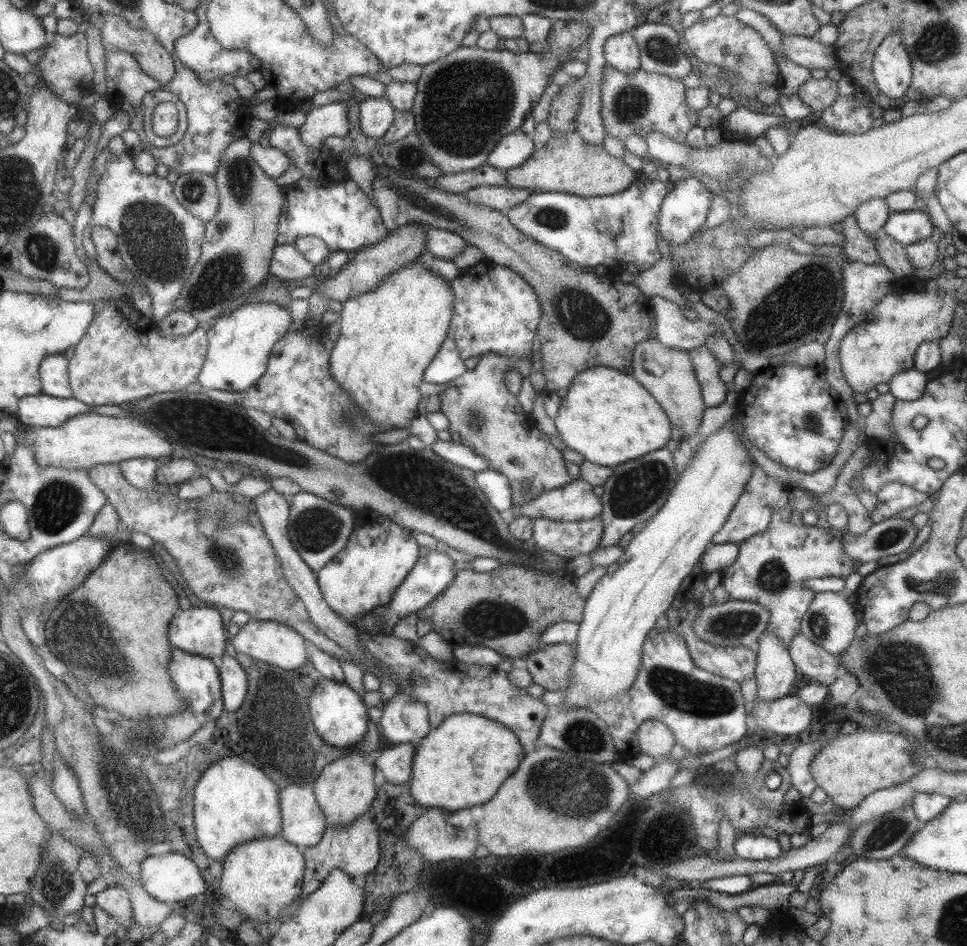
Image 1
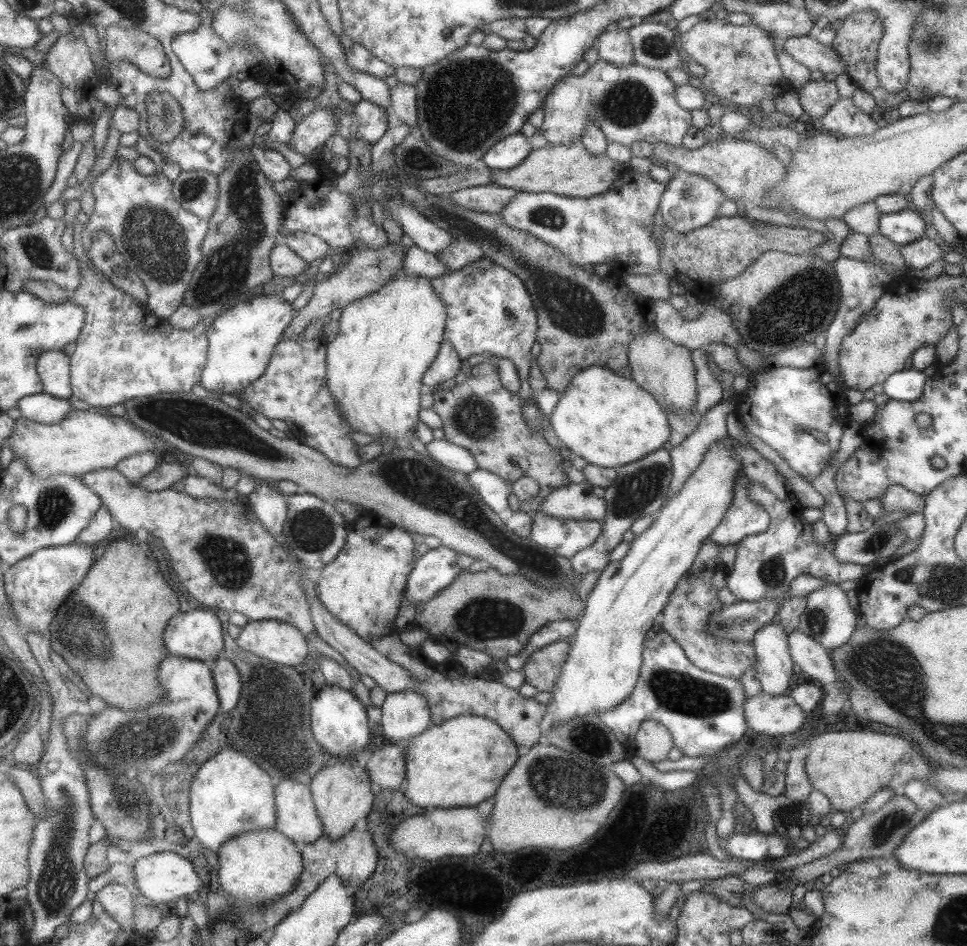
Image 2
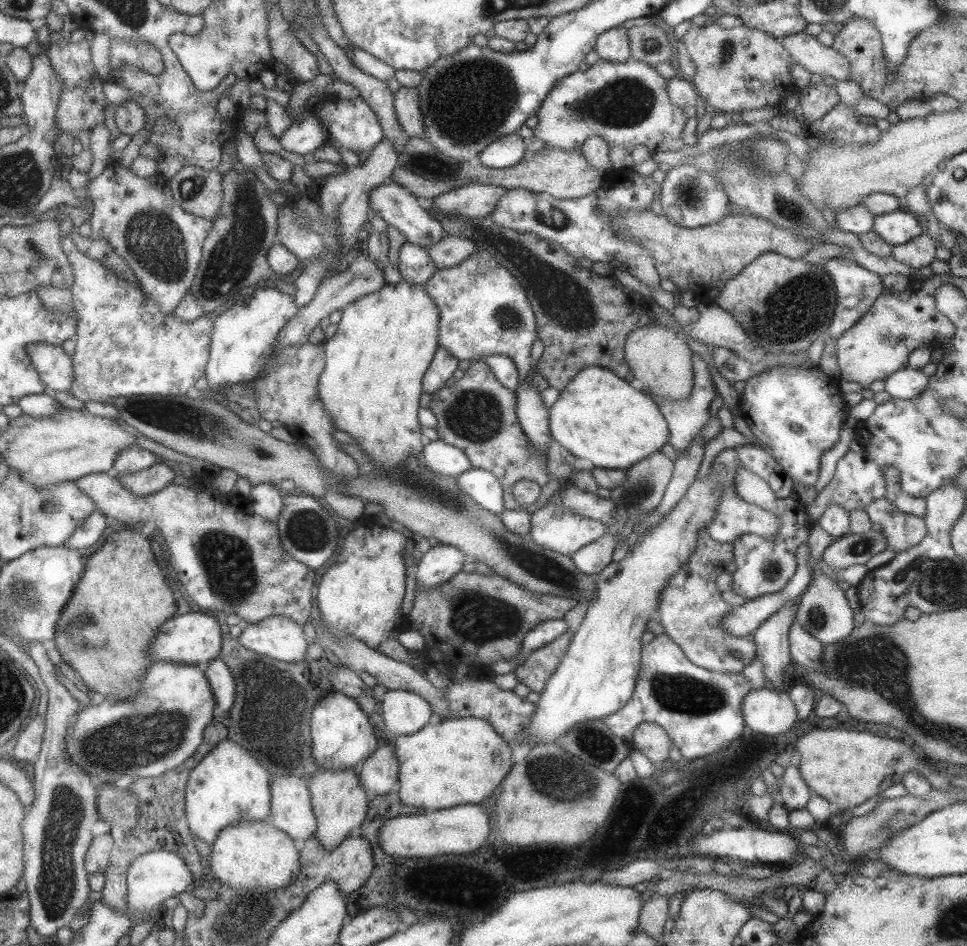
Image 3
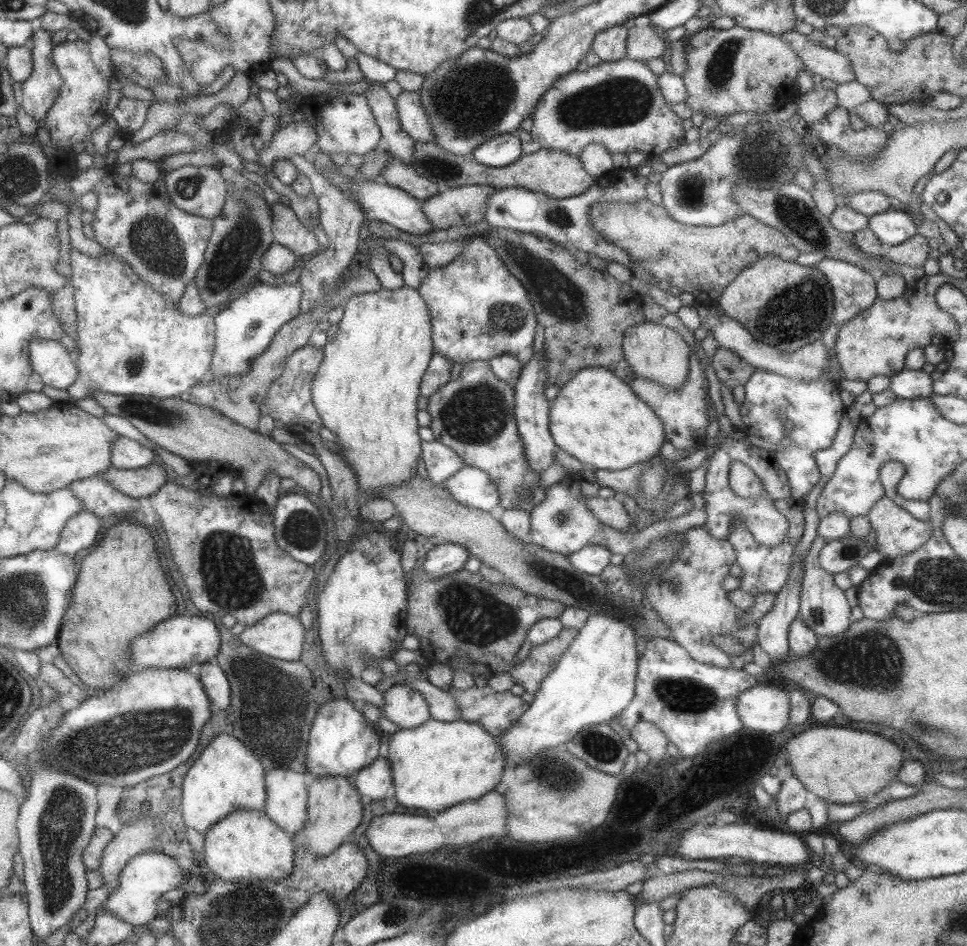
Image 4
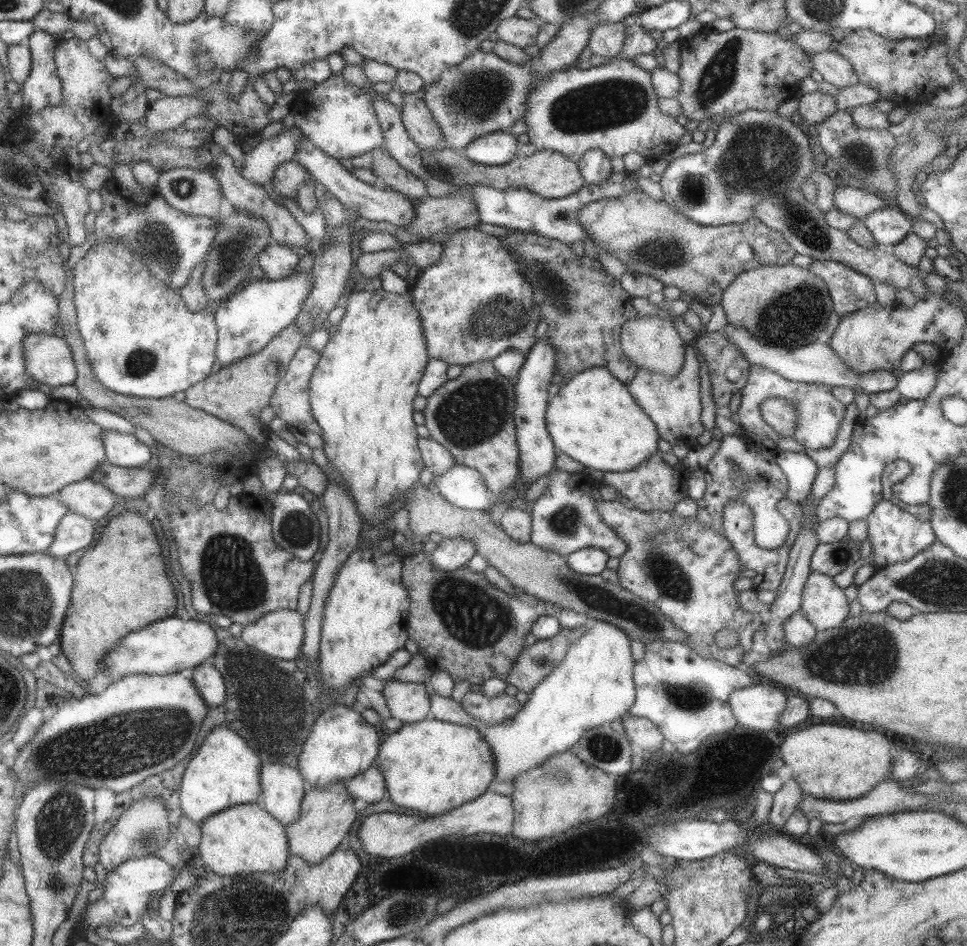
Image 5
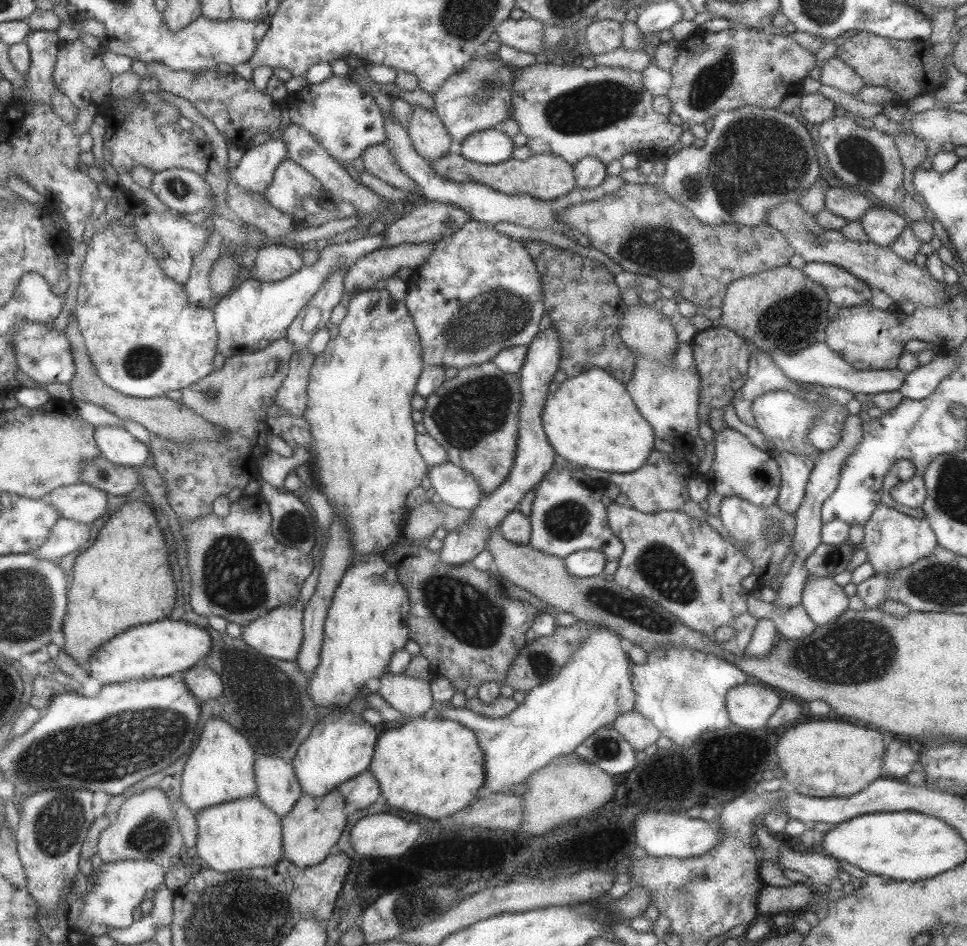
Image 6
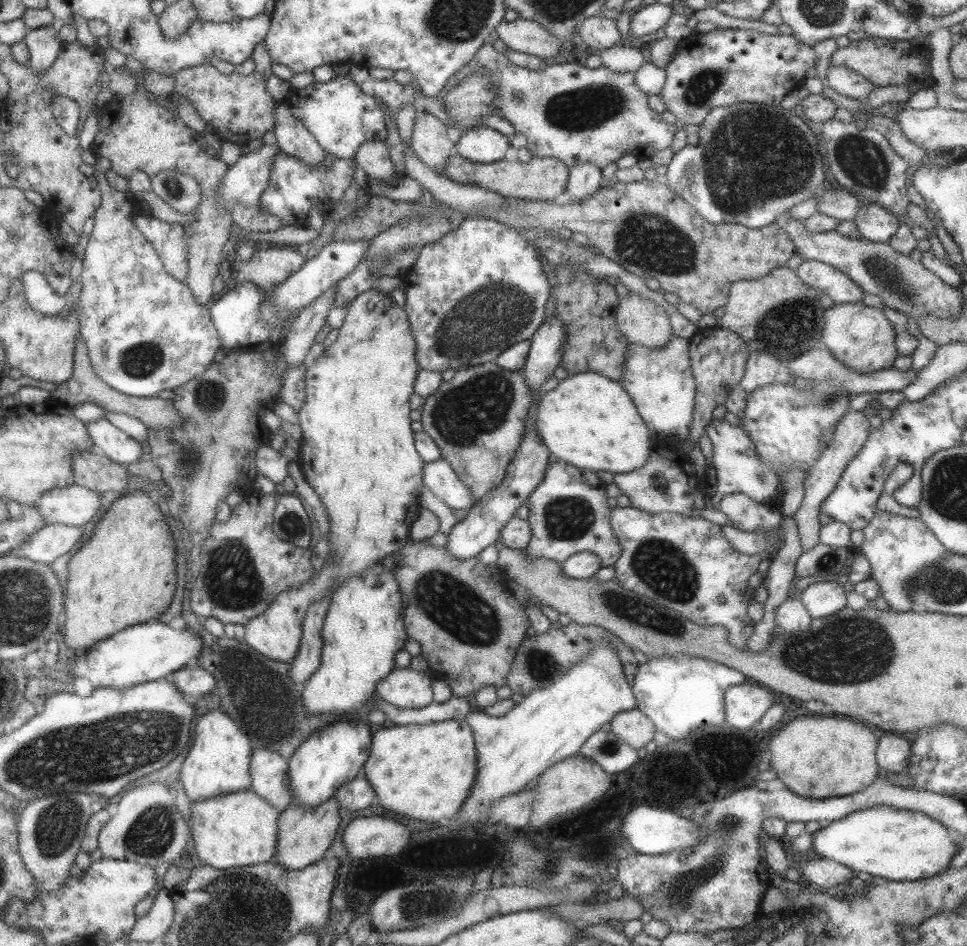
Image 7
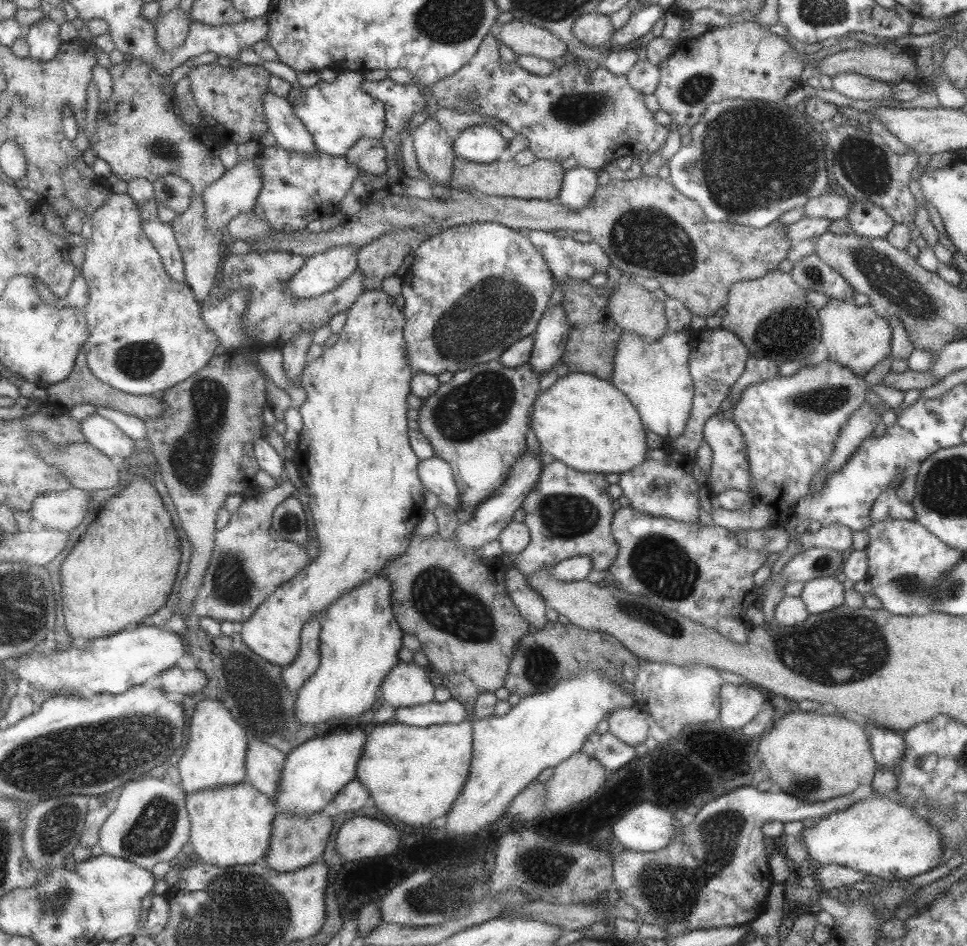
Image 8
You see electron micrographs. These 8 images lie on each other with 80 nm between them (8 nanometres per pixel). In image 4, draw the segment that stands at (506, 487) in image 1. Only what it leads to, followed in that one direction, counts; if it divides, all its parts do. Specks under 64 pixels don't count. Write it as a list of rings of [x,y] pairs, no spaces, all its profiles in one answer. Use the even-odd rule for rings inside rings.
[[[463,465],[442,483],[459,504],[489,512],[499,504],[496,486],[489,475],[475,467]]]

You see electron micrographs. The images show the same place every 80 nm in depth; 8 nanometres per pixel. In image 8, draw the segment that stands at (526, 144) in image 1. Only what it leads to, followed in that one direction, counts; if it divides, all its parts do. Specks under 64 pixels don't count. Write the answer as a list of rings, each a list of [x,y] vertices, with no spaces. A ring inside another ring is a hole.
[[[489,124],[469,126],[452,140],[454,155],[473,163],[497,161],[507,146],[500,133]]]

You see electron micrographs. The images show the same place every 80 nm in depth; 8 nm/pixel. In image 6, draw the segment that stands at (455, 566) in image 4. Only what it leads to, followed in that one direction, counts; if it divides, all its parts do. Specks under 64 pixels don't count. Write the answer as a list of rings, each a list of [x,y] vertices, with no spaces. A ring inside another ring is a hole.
[[[551,326],[539,331],[526,347],[528,349],[525,362],[517,374],[520,380],[521,407],[519,407],[516,453],[513,462],[505,480],[491,492],[482,495],[480,502],[470,511],[469,518],[461,523],[457,530],[448,532],[442,539],[439,552],[440,559],[445,564],[458,565],[470,562],[485,549],[490,532],[500,524],[506,514],[518,507],[521,498],[543,480],[545,473],[554,465],[555,452],[547,442],[540,416],[545,397],[549,394],[547,385],[558,369],[560,340],[557,331]]]

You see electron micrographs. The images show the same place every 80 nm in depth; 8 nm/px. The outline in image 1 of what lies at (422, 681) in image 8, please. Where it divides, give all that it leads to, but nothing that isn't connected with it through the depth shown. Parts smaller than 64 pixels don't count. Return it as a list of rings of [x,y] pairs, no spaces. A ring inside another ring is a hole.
[[[399,692],[384,703],[378,722],[381,734],[393,744],[417,744],[430,731],[427,705]]]

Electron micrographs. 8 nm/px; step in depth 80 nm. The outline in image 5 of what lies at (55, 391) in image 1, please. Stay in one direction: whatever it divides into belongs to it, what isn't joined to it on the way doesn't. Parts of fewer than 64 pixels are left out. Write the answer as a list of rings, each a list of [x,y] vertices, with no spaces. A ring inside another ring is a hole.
[[[33,331],[20,341],[24,367],[33,380],[49,387],[74,384],[76,368],[64,337]]]

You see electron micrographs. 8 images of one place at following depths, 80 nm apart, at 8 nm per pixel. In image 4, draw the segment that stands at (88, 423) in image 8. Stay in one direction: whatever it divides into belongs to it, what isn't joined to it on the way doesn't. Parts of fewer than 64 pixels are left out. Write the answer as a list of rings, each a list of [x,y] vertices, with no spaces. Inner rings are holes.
[[[121,435],[110,444],[109,454],[111,467],[123,470],[146,467],[153,460],[150,448]]]

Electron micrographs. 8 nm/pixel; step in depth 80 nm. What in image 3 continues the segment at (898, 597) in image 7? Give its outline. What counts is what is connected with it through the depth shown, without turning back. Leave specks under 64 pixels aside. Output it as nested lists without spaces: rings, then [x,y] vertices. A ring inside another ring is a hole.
[[[884,496],[869,503],[865,507],[867,518],[873,524],[879,524],[885,533],[886,548],[901,552],[921,542],[927,534],[927,527],[923,518],[901,512],[895,508]]]

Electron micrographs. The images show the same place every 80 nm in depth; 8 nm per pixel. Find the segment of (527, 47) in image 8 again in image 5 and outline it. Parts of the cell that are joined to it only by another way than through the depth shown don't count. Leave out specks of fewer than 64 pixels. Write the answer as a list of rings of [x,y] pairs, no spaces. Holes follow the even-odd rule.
[[[511,17],[500,20],[494,31],[497,32],[499,40],[523,49],[525,46],[535,43],[537,30],[543,24],[544,20],[539,17],[535,17],[533,20]]]

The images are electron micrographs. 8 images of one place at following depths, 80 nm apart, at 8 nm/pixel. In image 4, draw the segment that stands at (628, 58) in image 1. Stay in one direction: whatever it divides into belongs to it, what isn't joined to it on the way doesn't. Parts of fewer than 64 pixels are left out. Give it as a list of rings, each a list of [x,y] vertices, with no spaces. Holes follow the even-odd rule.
[[[623,25],[606,28],[593,38],[589,53],[597,61],[614,61],[625,58],[627,28]]]

